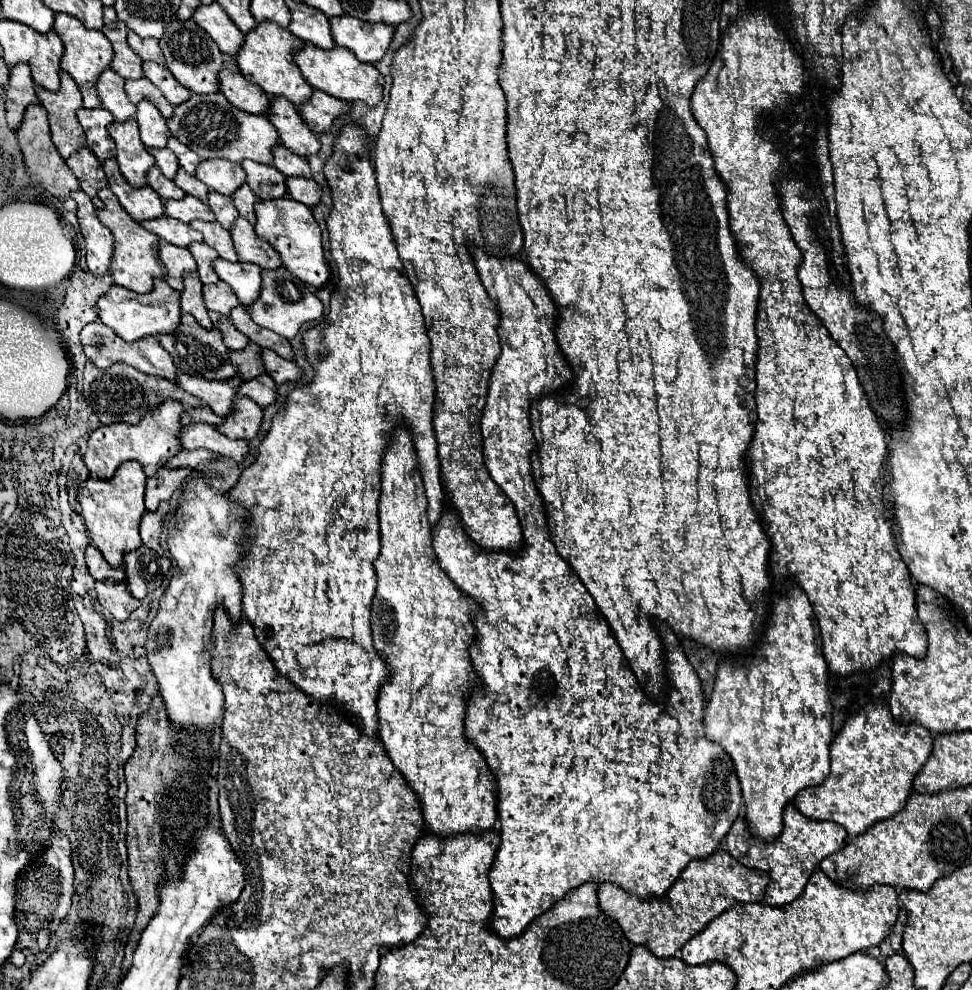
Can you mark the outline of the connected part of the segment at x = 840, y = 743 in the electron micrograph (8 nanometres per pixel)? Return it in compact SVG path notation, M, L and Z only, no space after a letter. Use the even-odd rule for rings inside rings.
M886 703L868 705L858 715L852 715L844 723L842 731L834 737L832 747L830 747L832 769L830 769L830 775L826 777L826 781L822 785L802 789L794 797L794 807L808 819L834 821L834 823L842 825L848 831L848 835L862 835L862 831L866 831L870 825L874 825L878 821L886 821L906 807L906 801L912 795L912 781L932 755L932 741L934 739L928 729L924 729L920 725L896 723L894 717L890 715L890 709Z

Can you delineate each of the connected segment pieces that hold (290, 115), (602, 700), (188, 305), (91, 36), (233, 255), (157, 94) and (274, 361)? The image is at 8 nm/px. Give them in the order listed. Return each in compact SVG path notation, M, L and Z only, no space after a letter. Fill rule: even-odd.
M282 97L272 99L272 105L266 115L272 121L272 125L278 129L278 135L284 141L284 145L292 153L300 157L310 157L320 151L318 137L300 119L296 105L290 103L288 99L282 99Z
M472 249L474 255L474 263L476 269L482 277L482 283L488 291L488 295L498 303L500 309L500 325L498 325L498 335L500 335L500 345L502 345L502 353L496 359L490 379L488 379L488 403L486 403L486 411L484 411L484 461L486 467L490 471L490 477L494 479L494 483L506 493L506 497L514 503L516 507L516 515L520 519L520 525L523 533L523 549L517 555L509 551L484 551L480 546L476 545L468 535L464 535L462 523L458 519L458 515L454 513L454 509L444 507L442 511L442 519L438 521L438 527L432 531L434 537L434 551L438 557L440 567L444 569L444 573L452 579L452 583L466 595L470 597L478 609L472 613L472 623L476 629L476 637L474 643L470 645L470 659L474 665L474 671L478 675L480 685L474 687L474 695L470 695L468 701L468 713L466 713L466 739L470 741L470 745L474 749L478 749L488 767L490 773L496 779L496 791L498 791L498 821L500 821L500 847L496 851L492 869L488 873L490 877L490 885L492 885L492 897L494 897L494 911L490 917L490 931L496 933L500 939L512 939L516 935L520 935L536 917L540 917L542 913L546 913L554 903L558 903L568 891L576 889L582 883L618 883L628 895L636 895L640 899L654 899L654 897L662 897L668 887L680 877L680 873L688 867L690 861L694 859L706 859L712 853L716 853L720 849L722 839L726 837L726 833L730 831L730 827L734 825L734 821L740 815L740 805L742 805L742 793L740 793L740 783L734 771L734 763L732 759L706 737L706 729L704 729L704 697L702 697L702 689L700 689L700 679L696 675L696 671L692 669L692 665L688 663L688 659L682 653L680 641L678 637L670 637L672 631L666 625L658 625L658 631L662 633L662 639L666 643L668 649L668 703L666 707L652 701L650 697L644 695L644 691L638 687L638 681L634 677L634 673L630 671L626 657L622 653L622 649L618 647L618 641L614 639L612 631L608 629L606 619L602 617L602 613L598 611L592 595L586 591L584 583L578 579L578 575L574 573L574 569L558 555L554 543L550 541L548 535L548 527L546 527L546 519L544 519L544 507L542 507L542 499L534 487L532 481L532 469L530 469L530 455L534 451L534 437L530 431L530 421L528 421L528 403L532 399L540 399L544 393L550 393L552 389L564 389L570 385L572 381L572 371L566 363L566 359L562 357L562 351L558 349L556 337L554 337L554 327L556 327L556 307L550 301L550 295L546 291L546 287L542 285L542 281L524 265L522 259L506 259L506 257L490 257L486 253L482 253L480 249Z
M198 273L184 275L184 291L182 291L182 311L190 313L204 329L212 329L212 321L208 317L208 309L202 299L202 281L198 279Z
M58 13L56 21L54 21L54 31L60 35L62 43L64 43L64 57L60 61L62 71L66 71L68 75L72 75L72 79L76 81L76 85L82 91L84 97L84 107L86 109L96 109L102 107L102 99L98 97L98 89L96 83L102 75L102 71L106 71L114 59L114 51L110 47L110 41L106 39L104 33L100 31L90 31L86 29L76 17L66 15L66 13Z
M192 221L190 223L192 229L200 231L204 235L204 241L218 251L218 255L230 263L238 263L238 253L234 249L234 243L232 243L232 235L230 231L226 231L220 223L212 221L212 223L206 223L206 221Z
M146 77L138 79L138 81L126 81L126 95L136 105L144 99L152 101L152 105L156 105L156 109L162 113L164 119L170 119L174 115L174 105L168 103L168 99L162 95L162 91L156 85L152 85Z
M264 349L262 351L262 363L266 367L266 373L278 383L288 383L288 381L296 381L304 375L304 371L294 363L294 361L288 361L288 359L282 359L278 353L270 351L270 349Z

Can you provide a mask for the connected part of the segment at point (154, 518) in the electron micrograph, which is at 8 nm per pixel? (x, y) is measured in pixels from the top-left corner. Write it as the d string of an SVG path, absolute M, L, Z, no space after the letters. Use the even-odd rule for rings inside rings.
M162 501L156 511L146 511L140 523L140 537L142 543L150 549L154 549L160 556L164 556L164 551L160 547L160 533L162 533L164 518L169 512L169 503Z

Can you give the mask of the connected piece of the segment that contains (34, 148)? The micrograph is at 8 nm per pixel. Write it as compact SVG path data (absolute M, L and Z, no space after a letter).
M30 105L26 109L24 121L22 121L22 125L20 125L16 135L18 135L18 143L22 147L22 153L24 153L24 159L26 159L26 169L30 171L30 177L34 181L38 181L54 197L58 197L68 211L76 213L76 203L70 197L70 193L78 191L80 183L78 183L76 175L70 171L70 167L66 165L66 161L60 157L56 145L50 139L50 127L48 127L48 113L46 113L46 109L42 105Z

